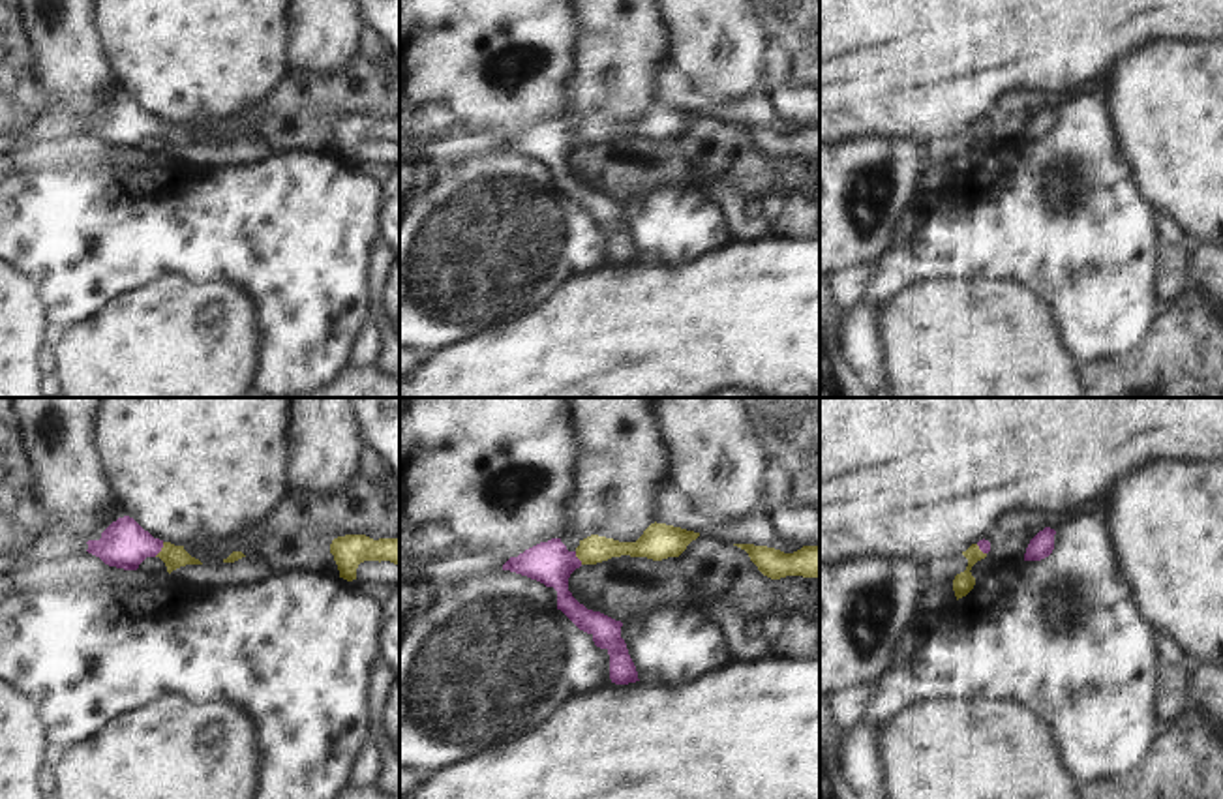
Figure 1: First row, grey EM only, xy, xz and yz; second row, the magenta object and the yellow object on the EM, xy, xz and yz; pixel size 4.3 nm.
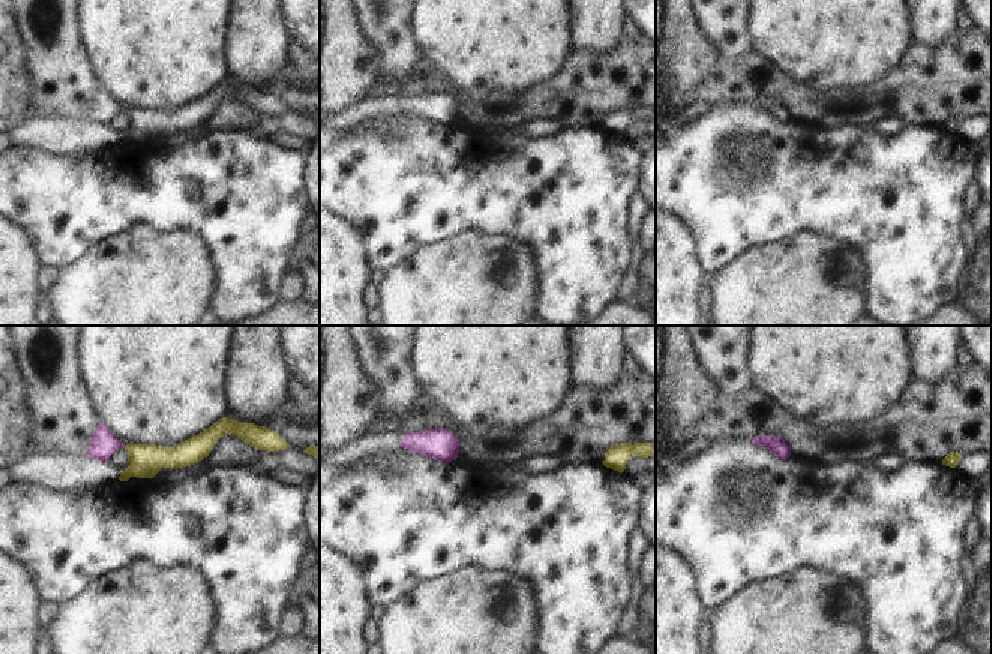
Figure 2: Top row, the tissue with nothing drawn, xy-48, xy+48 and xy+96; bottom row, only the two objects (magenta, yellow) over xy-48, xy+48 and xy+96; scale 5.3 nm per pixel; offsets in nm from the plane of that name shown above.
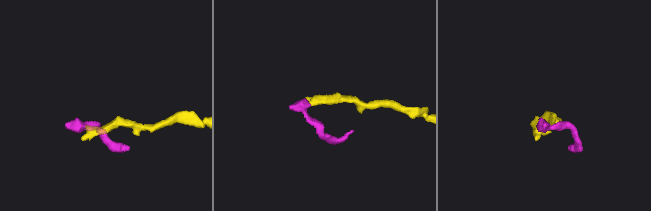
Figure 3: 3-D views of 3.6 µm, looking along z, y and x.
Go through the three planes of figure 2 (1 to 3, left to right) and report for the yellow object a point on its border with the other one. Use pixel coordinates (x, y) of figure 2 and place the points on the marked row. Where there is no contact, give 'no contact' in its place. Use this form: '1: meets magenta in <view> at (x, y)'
1: no contact
2: no contact
3: no contact

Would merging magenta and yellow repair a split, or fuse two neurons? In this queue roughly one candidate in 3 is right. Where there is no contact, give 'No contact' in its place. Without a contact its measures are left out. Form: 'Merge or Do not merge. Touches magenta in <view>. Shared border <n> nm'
Merge. Touches magenta in xy. Shared border 80 nm

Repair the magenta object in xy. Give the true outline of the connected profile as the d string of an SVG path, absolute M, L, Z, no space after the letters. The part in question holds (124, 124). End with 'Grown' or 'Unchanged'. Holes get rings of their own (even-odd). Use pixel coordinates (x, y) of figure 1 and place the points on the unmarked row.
M124 96L113 101L99 120L88 120L86 124L79 124L69 114L41 111L19 135L0 135L0 152L13 156L30 144L64 141L84 131L99 137L109 146L124 150L137 150L146 137L159 137L169 154L186 144L203 144L184 126L154 118L133 98Z. Grown

